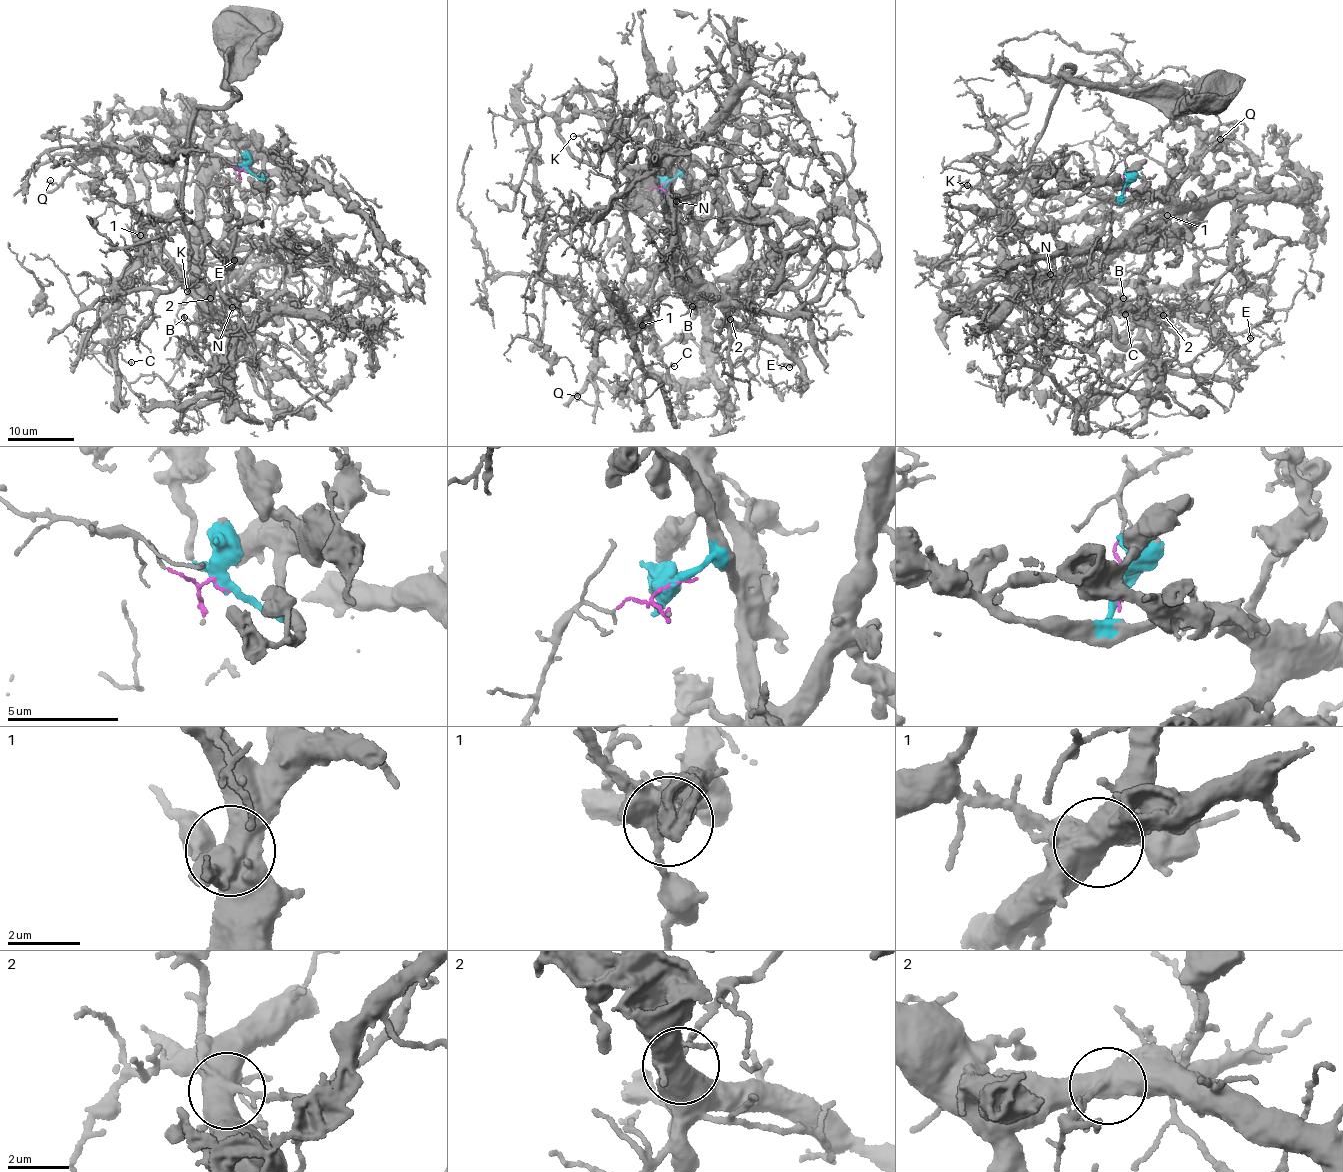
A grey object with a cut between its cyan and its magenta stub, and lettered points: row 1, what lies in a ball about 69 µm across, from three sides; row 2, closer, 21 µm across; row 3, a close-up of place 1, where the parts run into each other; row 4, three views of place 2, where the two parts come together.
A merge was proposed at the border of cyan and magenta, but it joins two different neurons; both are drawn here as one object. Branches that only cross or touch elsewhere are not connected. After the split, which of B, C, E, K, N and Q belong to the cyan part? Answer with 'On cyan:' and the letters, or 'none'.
On cyan: B, E, K, N

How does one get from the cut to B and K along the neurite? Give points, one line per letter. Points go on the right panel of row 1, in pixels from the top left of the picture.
B: (1124, 186), (1120, 198), (1153, 193), (1194, 209), (1190, 225), (1128, 249), (1088, 279), (1115, 306), (1124, 298)
K: (1124, 186), (1120, 198), (1189, 204), (1190, 225), (1017, 278), (1003, 268), (997, 200), (967, 186)

